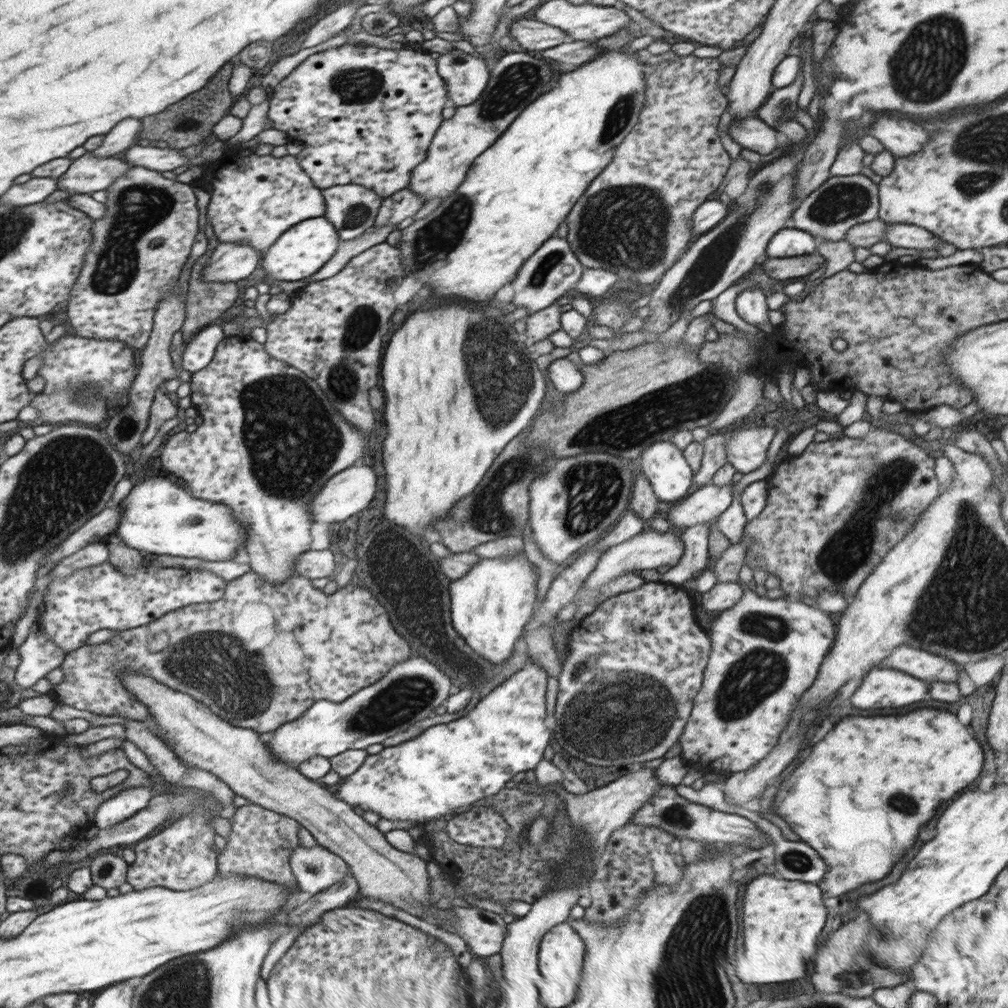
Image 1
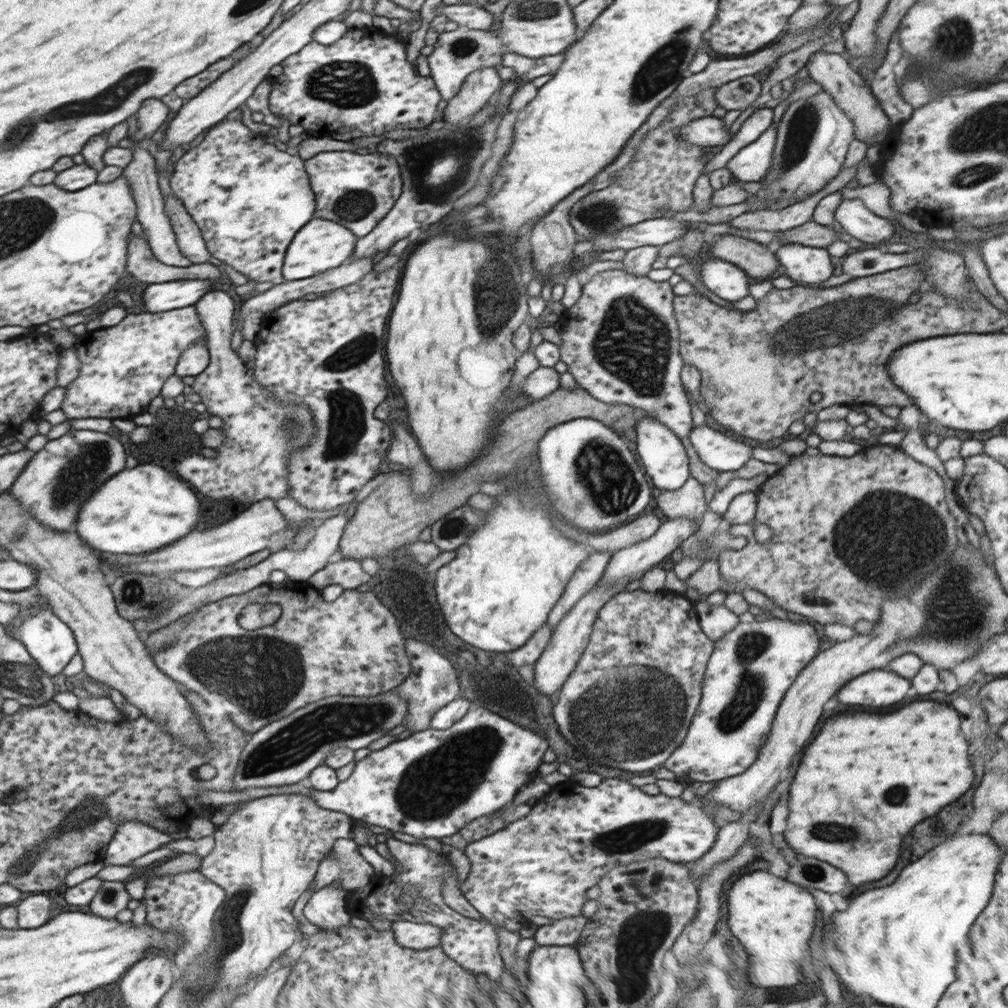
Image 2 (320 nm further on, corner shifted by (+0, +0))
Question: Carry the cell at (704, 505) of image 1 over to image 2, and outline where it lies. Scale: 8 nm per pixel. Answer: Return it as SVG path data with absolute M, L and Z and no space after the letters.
M669 518L660 525L660 528L650 538L628 546L628 548L624 548L612 555L608 566L606 566L603 572L603 577L600 580L601 584L613 586L613 584L623 582L623 580L627 580L630 583L633 580L642 578L652 567L658 566L659 563L668 559L681 546L681 542L694 535L696 528L698 528L698 524L695 520L690 520L689 518Z

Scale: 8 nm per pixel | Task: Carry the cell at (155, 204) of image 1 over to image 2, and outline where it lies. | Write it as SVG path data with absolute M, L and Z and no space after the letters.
M172 193L163 194L164 212L171 220L180 252L194 264L208 262L211 254L207 249L201 230L187 213L183 202L179 197L176 198Z

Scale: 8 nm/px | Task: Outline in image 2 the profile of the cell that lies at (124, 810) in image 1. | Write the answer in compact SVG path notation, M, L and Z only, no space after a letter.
M126 819L121 821L113 834L102 860L105 866L128 866L136 858L172 840L170 835L148 826L145 822Z

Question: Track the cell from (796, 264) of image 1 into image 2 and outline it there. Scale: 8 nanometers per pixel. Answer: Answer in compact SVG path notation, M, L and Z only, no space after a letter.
M722 235L720 240L705 248L712 256L738 265L748 276L756 279L764 280L778 268L775 250L744 237Z

